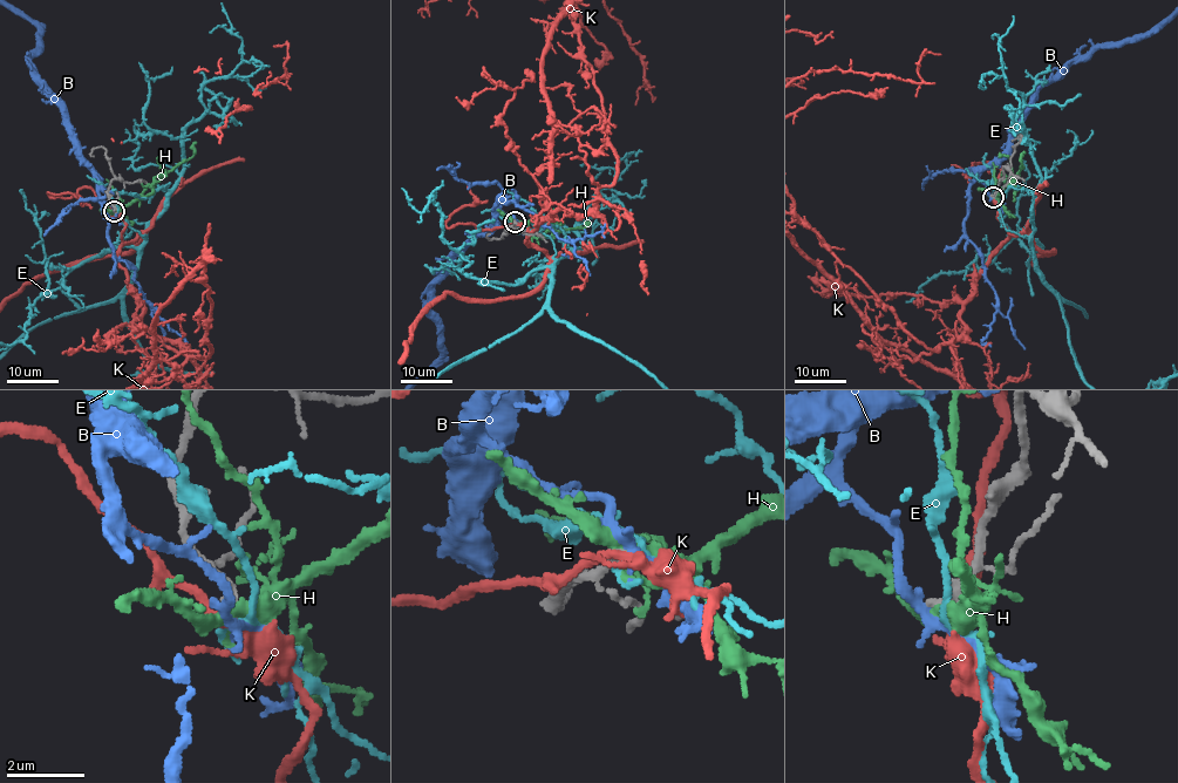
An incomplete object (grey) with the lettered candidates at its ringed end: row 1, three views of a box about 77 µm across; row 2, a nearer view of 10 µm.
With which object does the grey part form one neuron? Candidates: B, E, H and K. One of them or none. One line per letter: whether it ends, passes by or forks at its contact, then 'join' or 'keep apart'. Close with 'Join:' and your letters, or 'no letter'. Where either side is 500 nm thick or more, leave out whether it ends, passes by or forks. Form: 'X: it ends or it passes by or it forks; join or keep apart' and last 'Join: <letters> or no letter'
B: it forks; keep apart
E: it forks; keep apart
H: it forks; keep apart
K: it forks; keep apart
Join: no letter

